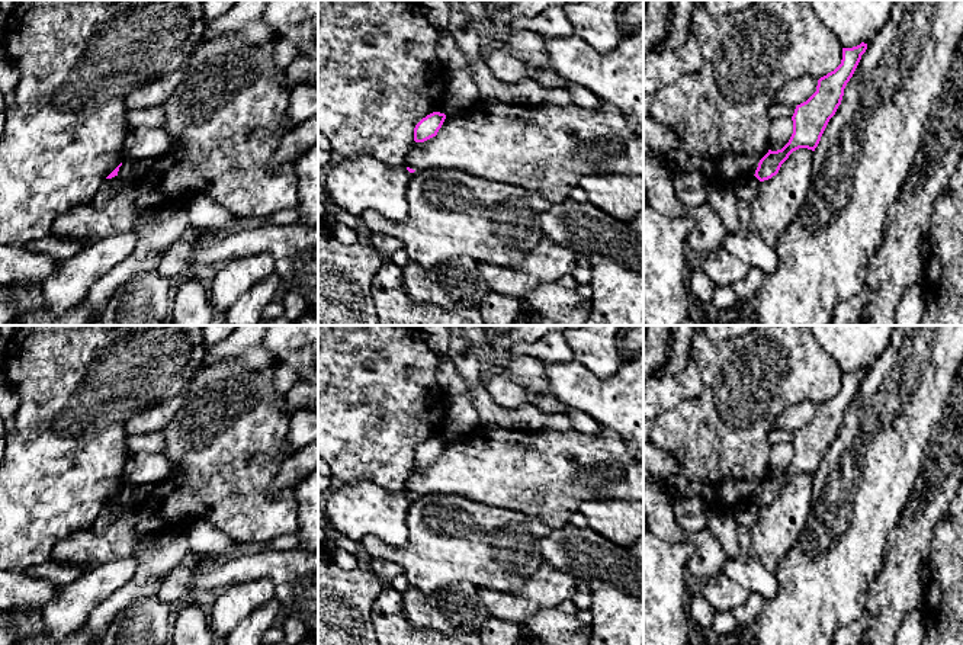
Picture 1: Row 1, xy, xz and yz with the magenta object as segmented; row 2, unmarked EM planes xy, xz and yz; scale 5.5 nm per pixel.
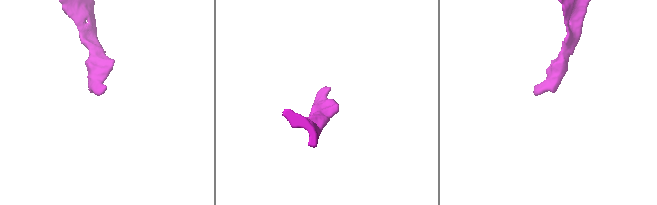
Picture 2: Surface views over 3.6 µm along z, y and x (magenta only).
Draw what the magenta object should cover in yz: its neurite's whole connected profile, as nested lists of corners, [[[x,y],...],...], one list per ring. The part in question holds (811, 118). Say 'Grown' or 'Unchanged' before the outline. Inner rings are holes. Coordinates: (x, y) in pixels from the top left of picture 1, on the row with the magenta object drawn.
Unchanged. [[[864,42],[853,48],[842,48],[841,64],[834,71],[821,77],[816,92],[806,102],[796,106],[792,116],[793,134],[789,142],[781,150],[768,150],[760,160],[754,174],[760,182],[776,176],[793,151],[799,148],[815,151],[829,119],[841,105],[844,89],[866,49],[867,44]]]

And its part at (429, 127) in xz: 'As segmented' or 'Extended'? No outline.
As segmented

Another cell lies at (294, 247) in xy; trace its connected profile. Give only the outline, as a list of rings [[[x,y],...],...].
[[[263,225],[256,230],[231,232],[222,238],[214,238],[209,244],[198,247],[192,254],[192,264],[196,270],[211,270],[232,259],[241,259],[259,253],[267,253],[275,259],[275,272],[280,279],[282,292],[299,293],[305,299],[306,308],[318,307],[318,225]]]

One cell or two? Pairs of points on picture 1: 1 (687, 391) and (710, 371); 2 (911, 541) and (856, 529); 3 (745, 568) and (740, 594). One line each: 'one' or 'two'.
1: two
2: two
3: two

